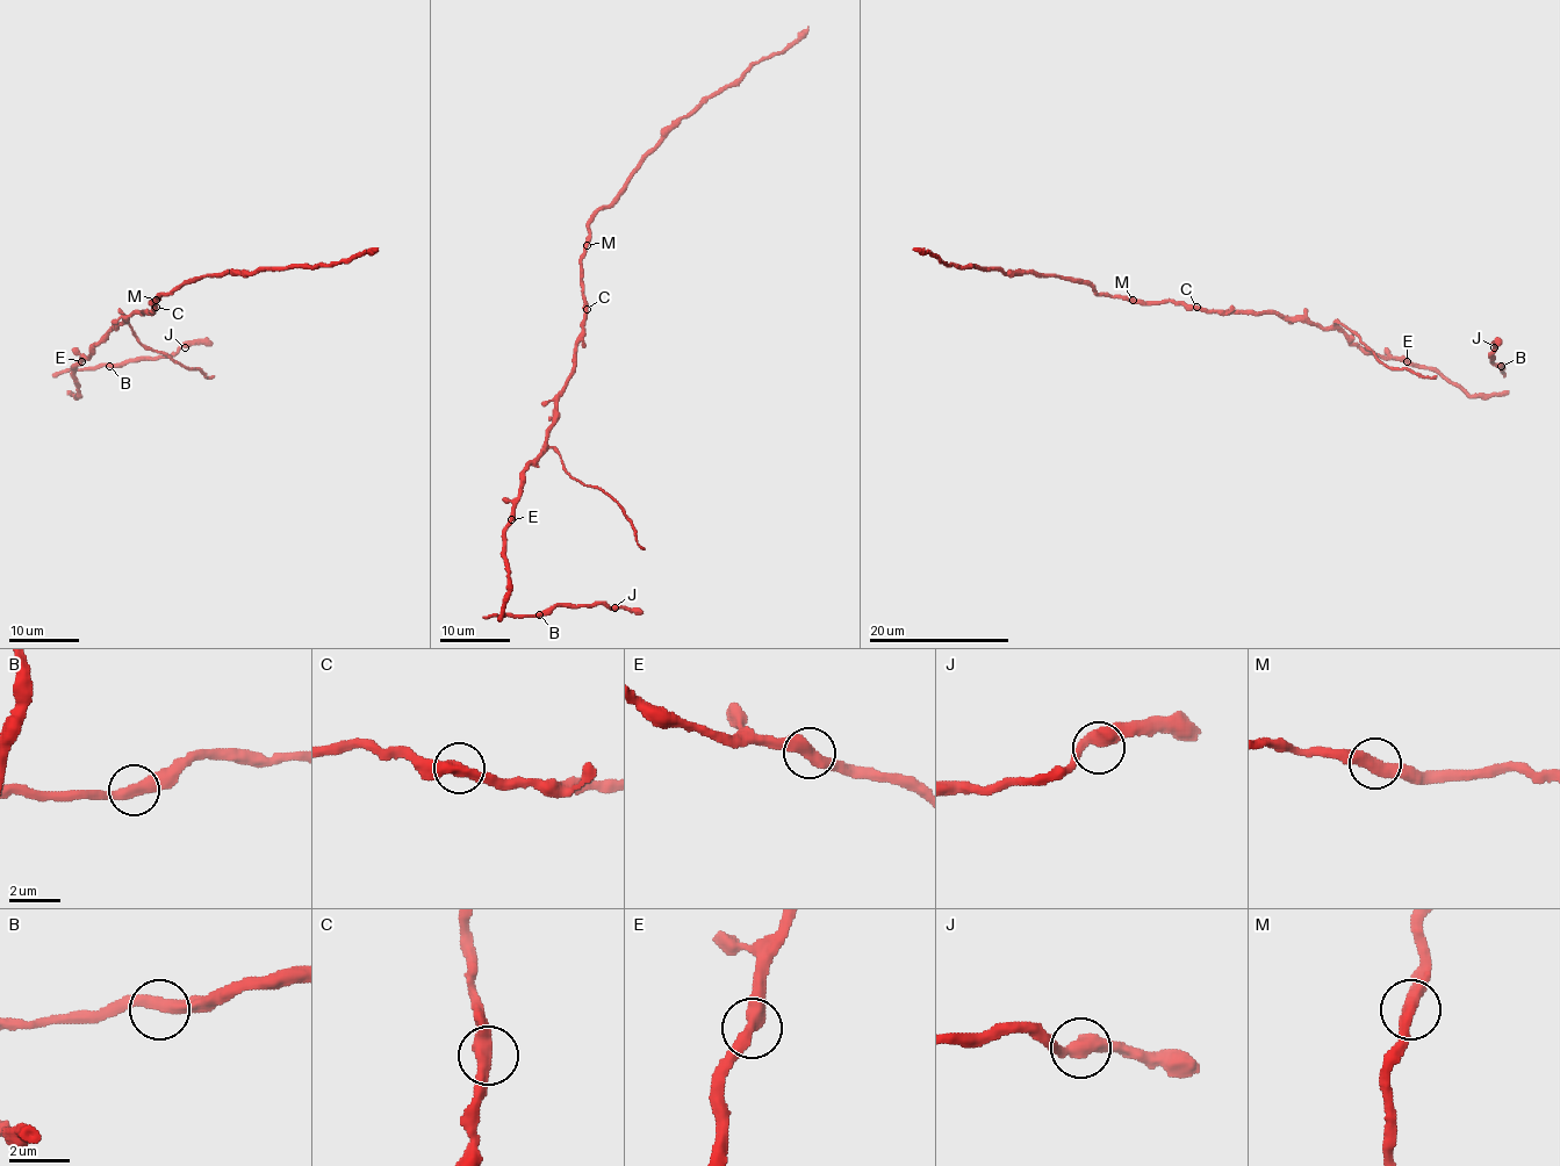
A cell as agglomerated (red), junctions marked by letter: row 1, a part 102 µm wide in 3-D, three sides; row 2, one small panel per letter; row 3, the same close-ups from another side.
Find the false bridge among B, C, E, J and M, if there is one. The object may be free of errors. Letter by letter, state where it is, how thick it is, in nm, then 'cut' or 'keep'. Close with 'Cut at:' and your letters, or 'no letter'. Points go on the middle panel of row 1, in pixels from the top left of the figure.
B: at (539, 614); 440 nm thick; keep
C: at (587, 309); 440 nm thick; keep
E: at (511, 519); 440 nm thick; keep
J: at (615, 607); 480 nm thick; keep
M: at (587, 245); 440 nm thick; cut
Cut at: M

